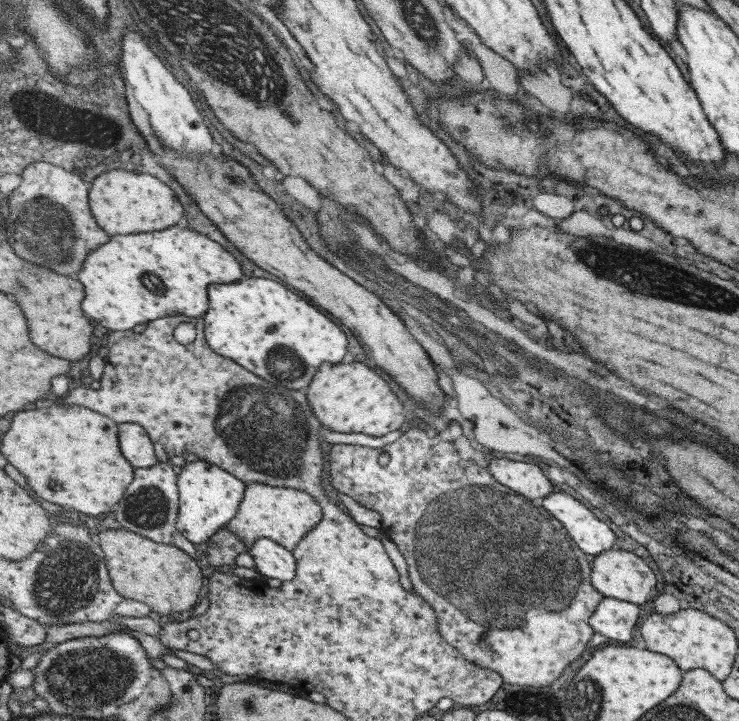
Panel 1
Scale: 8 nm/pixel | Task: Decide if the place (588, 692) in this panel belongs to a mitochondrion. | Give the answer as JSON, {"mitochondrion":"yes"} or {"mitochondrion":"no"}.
{"mitochondrion":"yes"}

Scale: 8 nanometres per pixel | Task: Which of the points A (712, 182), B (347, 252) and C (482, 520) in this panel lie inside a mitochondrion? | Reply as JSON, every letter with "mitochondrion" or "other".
{"A":"other","B":"other","C":"mitochondrion"}

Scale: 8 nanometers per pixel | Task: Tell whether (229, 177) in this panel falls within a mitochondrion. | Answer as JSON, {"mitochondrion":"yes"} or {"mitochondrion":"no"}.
{"mitochondrion":"yes"}

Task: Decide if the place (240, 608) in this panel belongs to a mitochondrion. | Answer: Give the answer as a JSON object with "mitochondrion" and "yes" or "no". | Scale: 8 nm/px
{"mitochondrion":"no"}

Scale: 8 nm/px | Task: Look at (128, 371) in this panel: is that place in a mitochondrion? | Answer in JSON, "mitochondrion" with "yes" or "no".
{"mitochondrion":"no"}

